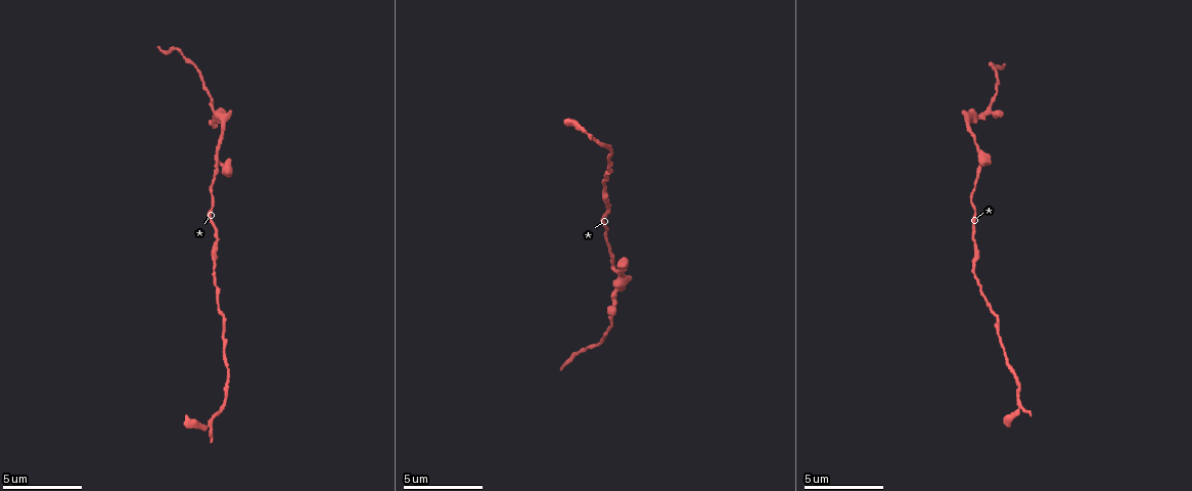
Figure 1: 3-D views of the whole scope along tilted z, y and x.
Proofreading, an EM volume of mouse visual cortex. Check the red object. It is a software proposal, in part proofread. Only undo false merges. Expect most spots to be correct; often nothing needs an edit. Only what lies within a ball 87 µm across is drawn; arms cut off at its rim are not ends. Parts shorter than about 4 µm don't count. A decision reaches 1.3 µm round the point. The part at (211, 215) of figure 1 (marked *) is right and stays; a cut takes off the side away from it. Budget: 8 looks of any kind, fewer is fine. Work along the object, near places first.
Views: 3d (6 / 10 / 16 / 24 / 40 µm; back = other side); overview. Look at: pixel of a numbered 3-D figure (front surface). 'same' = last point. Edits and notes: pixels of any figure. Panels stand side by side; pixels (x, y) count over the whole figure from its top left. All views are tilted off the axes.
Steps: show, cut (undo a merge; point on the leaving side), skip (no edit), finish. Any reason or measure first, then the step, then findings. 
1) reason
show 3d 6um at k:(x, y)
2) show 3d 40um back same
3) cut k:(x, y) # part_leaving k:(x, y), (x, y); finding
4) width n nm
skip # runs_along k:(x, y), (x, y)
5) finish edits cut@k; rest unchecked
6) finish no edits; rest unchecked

thick turns thin
show 3d 16um at 1:(611, 248)

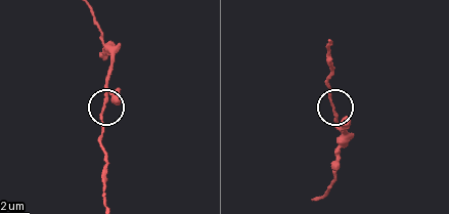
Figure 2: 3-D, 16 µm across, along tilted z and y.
skip # all the same neuron

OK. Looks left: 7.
sudden change in width
show 3d 6um at 1:(604, 186)

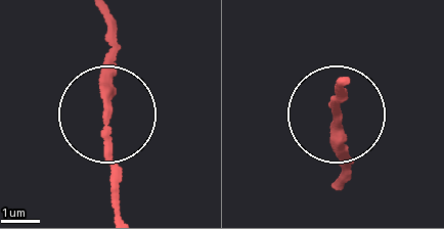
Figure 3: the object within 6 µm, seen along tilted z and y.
show 3d 6um back at 3:(107, 114)

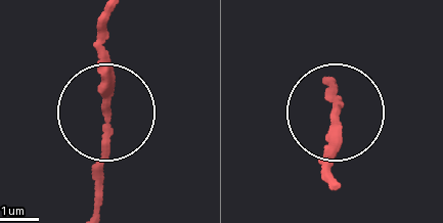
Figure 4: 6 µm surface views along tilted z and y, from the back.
skip # runs_along 4:(335, 183), (339, 87); all the same neuron

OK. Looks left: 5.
small branch off a trunk
show 3d 10um at 1:(987, 110)

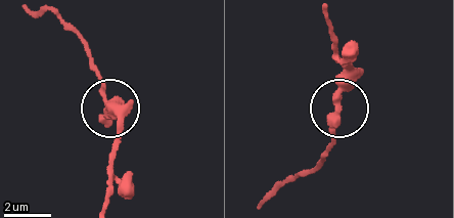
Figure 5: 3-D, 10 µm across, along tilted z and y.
skip # runs_along 5:(324, 10), (349, 81), (329, 156); one neuron here

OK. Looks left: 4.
sudden change in width
show 3d 16um at 1:(1017, 399)

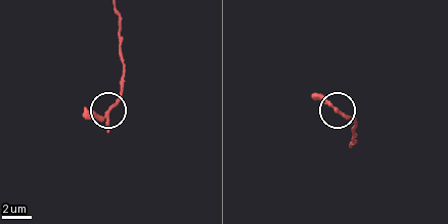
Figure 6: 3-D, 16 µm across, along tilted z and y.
skip # runs_along 6:(117, 13), (124, 78), (110, 110); all the same neuron

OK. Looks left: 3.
finish no edits; rest unchecked

